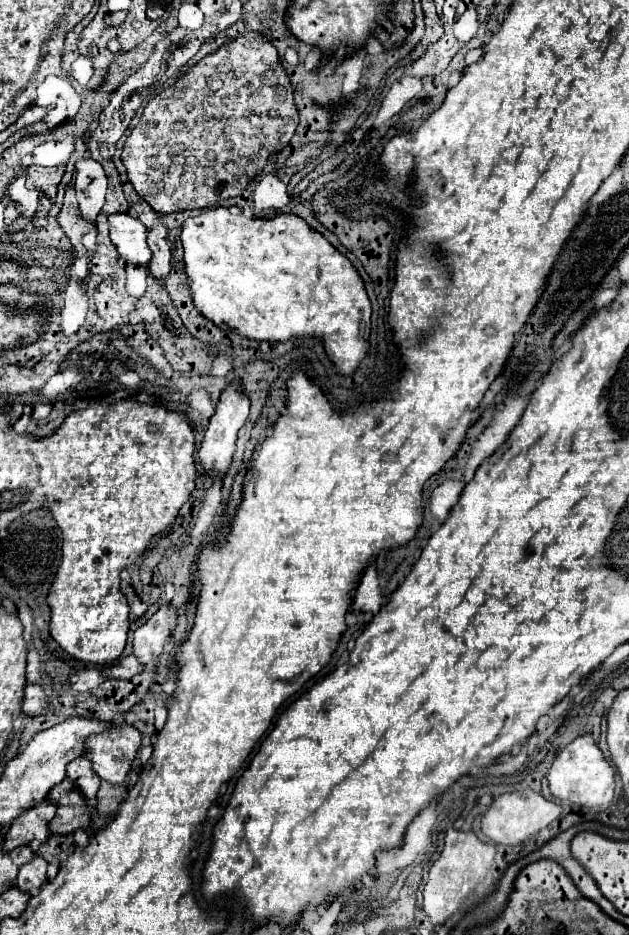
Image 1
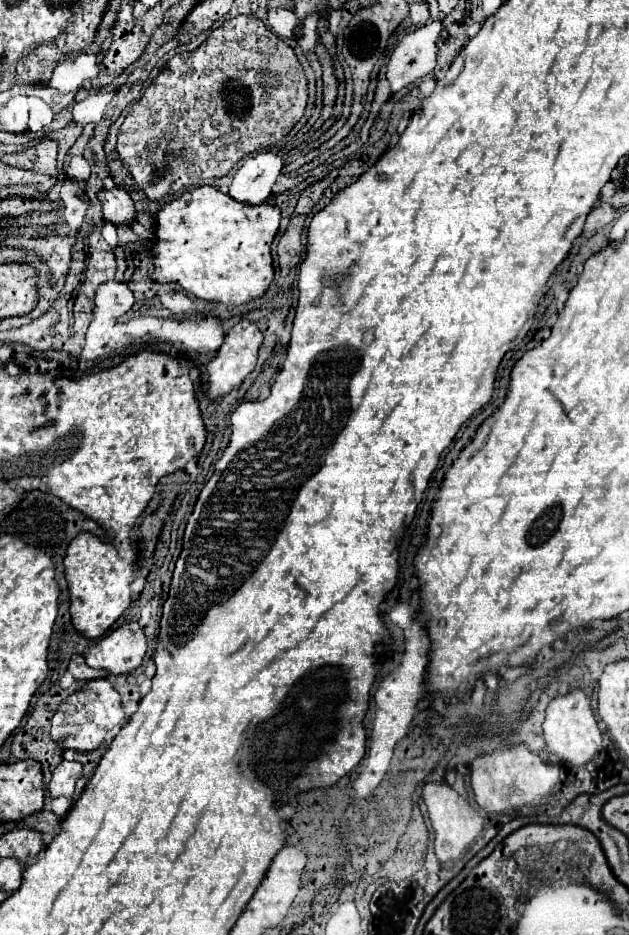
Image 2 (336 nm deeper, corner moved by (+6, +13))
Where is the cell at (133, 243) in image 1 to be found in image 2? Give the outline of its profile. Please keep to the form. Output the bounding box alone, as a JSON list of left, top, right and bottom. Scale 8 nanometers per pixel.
[98,186,136,226]

